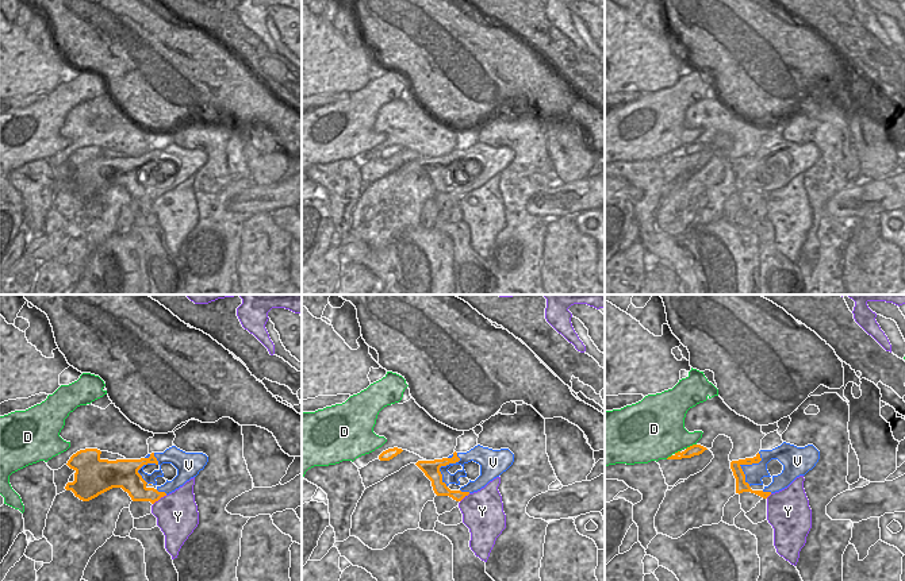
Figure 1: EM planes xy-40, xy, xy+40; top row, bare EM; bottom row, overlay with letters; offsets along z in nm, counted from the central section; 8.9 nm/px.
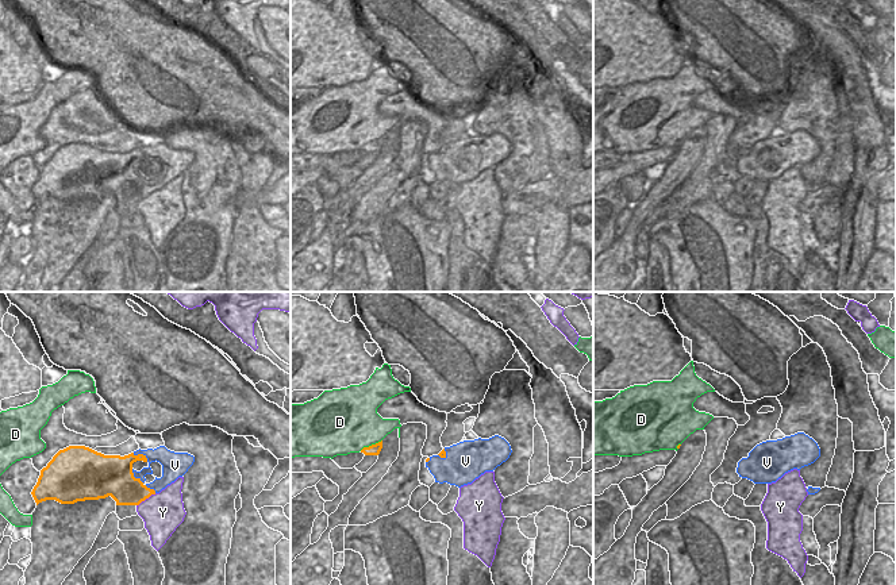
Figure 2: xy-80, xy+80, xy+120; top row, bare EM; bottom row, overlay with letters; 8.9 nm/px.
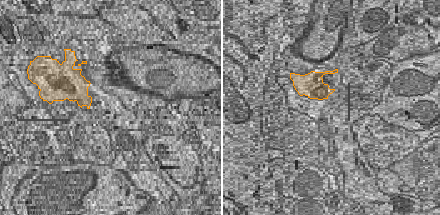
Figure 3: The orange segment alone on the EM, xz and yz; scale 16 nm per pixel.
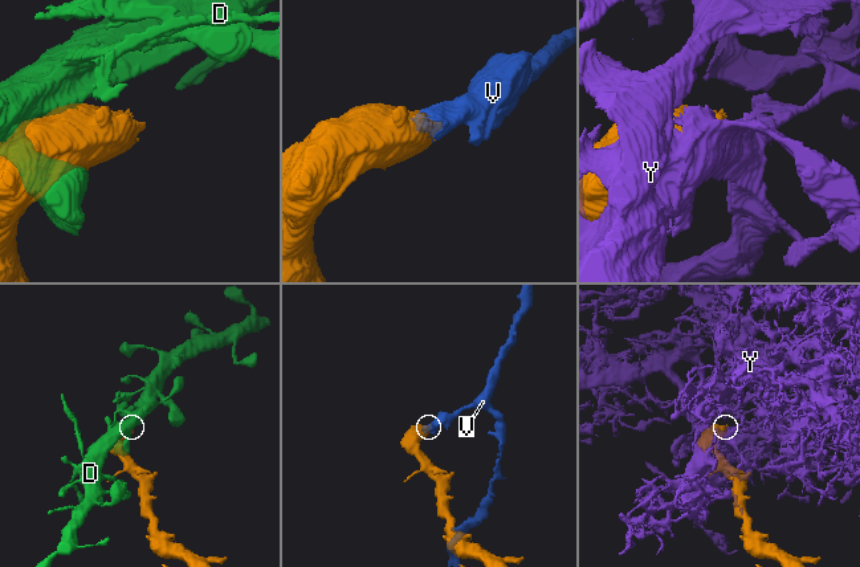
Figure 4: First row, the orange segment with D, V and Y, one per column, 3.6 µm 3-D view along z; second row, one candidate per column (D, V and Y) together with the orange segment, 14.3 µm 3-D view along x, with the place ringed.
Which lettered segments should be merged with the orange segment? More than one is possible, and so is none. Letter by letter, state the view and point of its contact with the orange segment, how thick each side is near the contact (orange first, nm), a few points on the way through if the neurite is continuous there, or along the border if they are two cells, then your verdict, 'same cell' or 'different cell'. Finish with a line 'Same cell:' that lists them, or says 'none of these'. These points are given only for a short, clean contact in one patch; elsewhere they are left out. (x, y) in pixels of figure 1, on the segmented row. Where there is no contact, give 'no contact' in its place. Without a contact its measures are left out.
D: xy+40 (690, 446) | 100/360 nm | different cell
V: xy+40 (744, 464) | 100/170 nm | same cell
Y: xy-40 (160, 497) | 190/380 nm | different cell
Same cell: V

